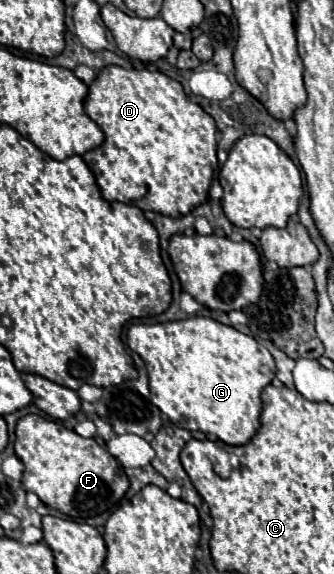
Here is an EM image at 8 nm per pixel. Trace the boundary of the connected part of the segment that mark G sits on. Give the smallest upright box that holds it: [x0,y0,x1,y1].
[126,317,276,445]

